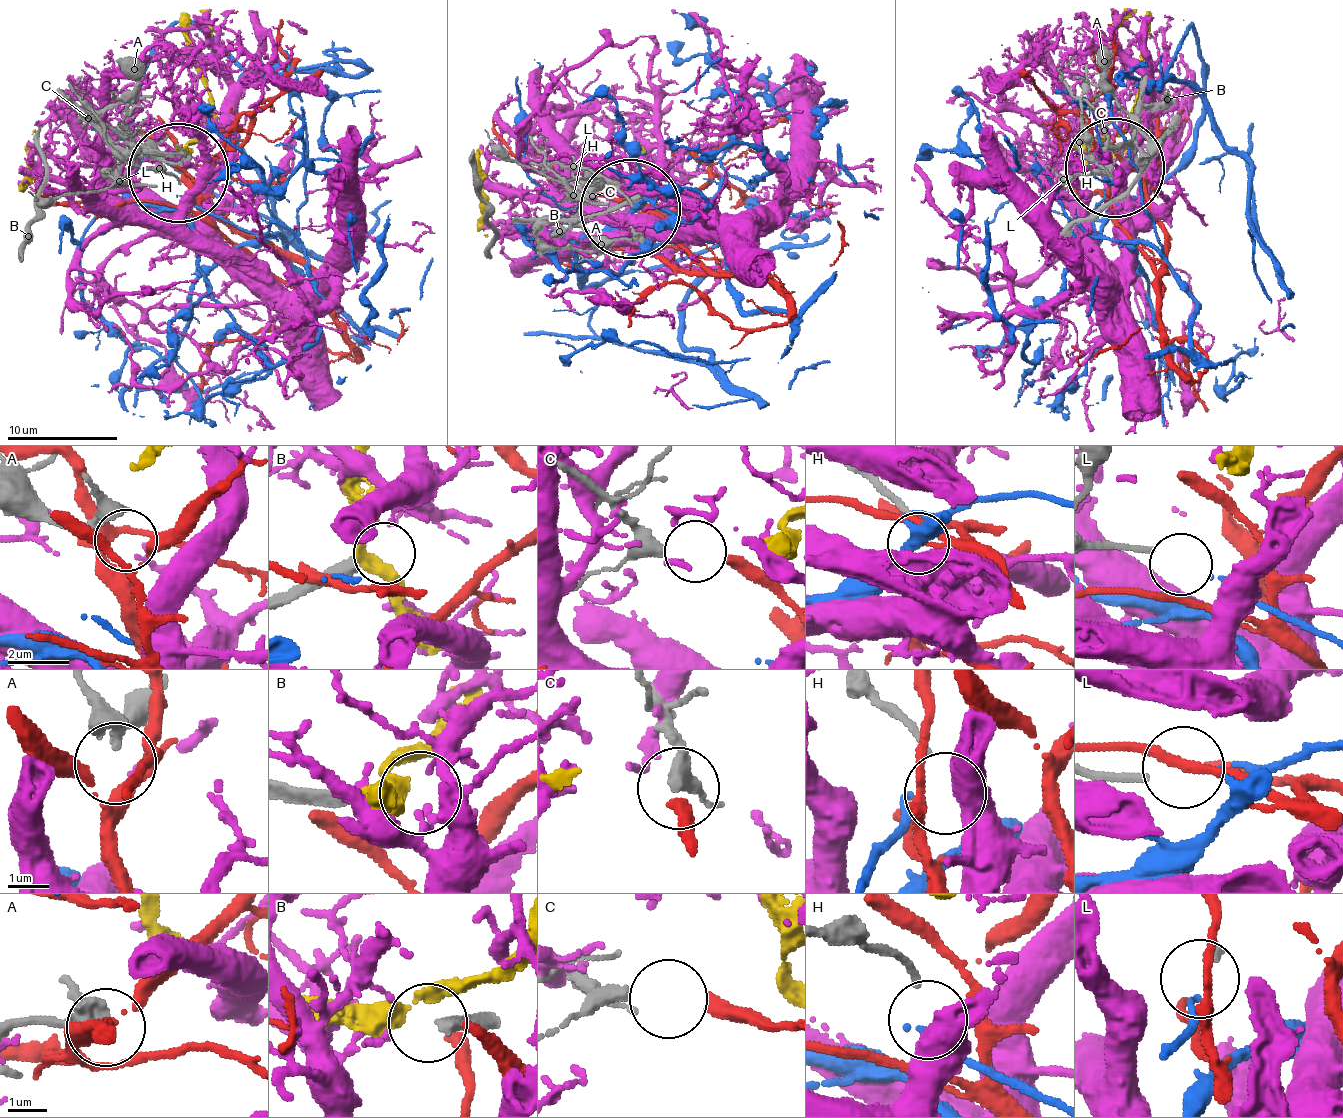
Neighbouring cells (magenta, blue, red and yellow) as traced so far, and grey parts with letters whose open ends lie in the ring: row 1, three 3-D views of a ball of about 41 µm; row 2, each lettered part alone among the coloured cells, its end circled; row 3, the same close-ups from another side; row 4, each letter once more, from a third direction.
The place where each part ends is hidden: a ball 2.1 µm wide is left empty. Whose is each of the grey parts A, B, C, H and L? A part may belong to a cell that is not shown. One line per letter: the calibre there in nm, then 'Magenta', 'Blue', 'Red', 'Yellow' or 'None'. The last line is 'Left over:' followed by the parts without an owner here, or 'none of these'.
A: Thickness 280 nm. None
B: Thickness 340 nm. None
C: Thickness 360 nm. Red
H: Thickness 160 nm. None
L: Thickness 200 nm. Blue
Left over: A, B, H

